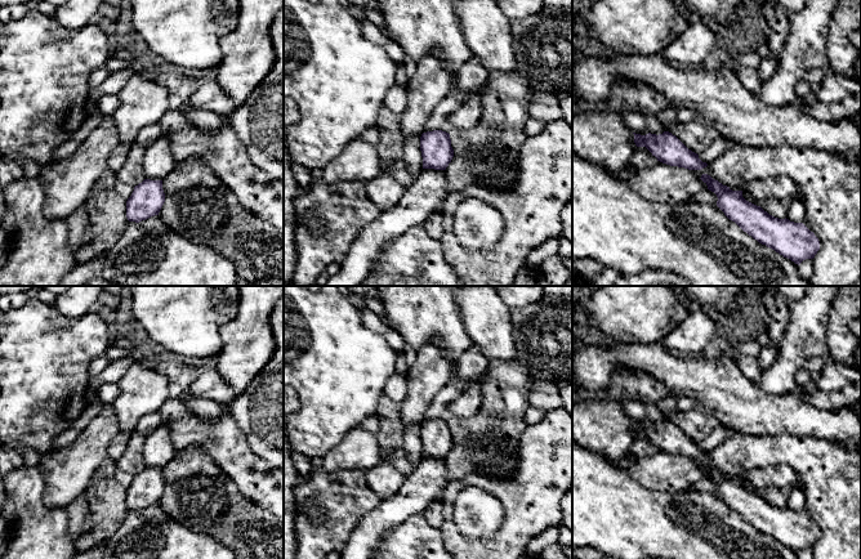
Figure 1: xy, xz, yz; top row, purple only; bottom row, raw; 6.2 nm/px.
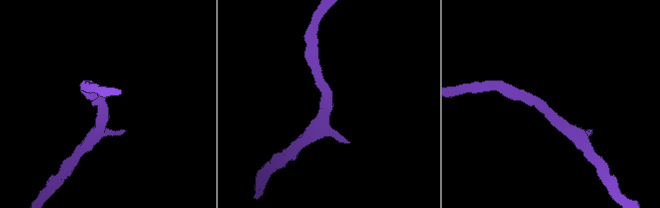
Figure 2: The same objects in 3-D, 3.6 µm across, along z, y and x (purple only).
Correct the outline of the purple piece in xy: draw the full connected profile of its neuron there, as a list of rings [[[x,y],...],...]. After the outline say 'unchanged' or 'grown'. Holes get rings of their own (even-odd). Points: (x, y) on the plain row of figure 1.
[[[144,468],[134,475],[131,484],[126,489],[126,506],[129,510],[139,511],[159,504],[164,491],[162,469]]]; unchanged

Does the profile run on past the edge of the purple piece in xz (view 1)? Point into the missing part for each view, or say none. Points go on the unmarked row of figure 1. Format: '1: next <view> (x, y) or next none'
1: next none

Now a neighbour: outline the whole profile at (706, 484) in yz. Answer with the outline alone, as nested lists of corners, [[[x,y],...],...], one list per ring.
[[[705,478],[691,486],[695,491],[717,495],[718,486],[714,480]]]

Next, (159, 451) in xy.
[[[166,424],[146,437],[143,446],[144,468],[164,469],[173,461],[175,453]]]

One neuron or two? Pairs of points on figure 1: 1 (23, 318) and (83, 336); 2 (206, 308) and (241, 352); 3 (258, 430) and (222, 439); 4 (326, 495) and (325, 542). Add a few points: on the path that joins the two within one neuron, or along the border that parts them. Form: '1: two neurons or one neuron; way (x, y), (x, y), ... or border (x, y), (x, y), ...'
1: one neuron; way (38, 334), (67, 336)
2: two neurons; border (239, 302), (236, 316), (221, 327), (215, 354)
3: two neurons; border (228, 408), (249, 447), (263, 459)
4: one neuron; way (328, 506), (325, 531)

